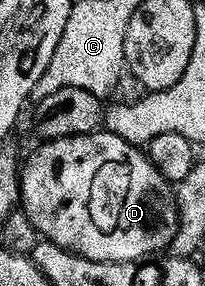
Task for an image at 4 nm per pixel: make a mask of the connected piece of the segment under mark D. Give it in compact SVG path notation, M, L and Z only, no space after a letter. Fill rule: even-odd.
M106 132L94 134L82 134L76 138L57 138L42 143L43 147L32 156L31 159L22 163L22 177L19 180L19 192L21 195L22 209L26 210L29 220L35 225L44 239L57 243L61 248L71 250L94 262L129 262L132 264L142 263L142 258L150 256L154 250L166 251L170 247L171 233L179 228L179 204L173 200L173 186L165 176L147 157L146 153L138 146L131 146L121 136L113 136Z

